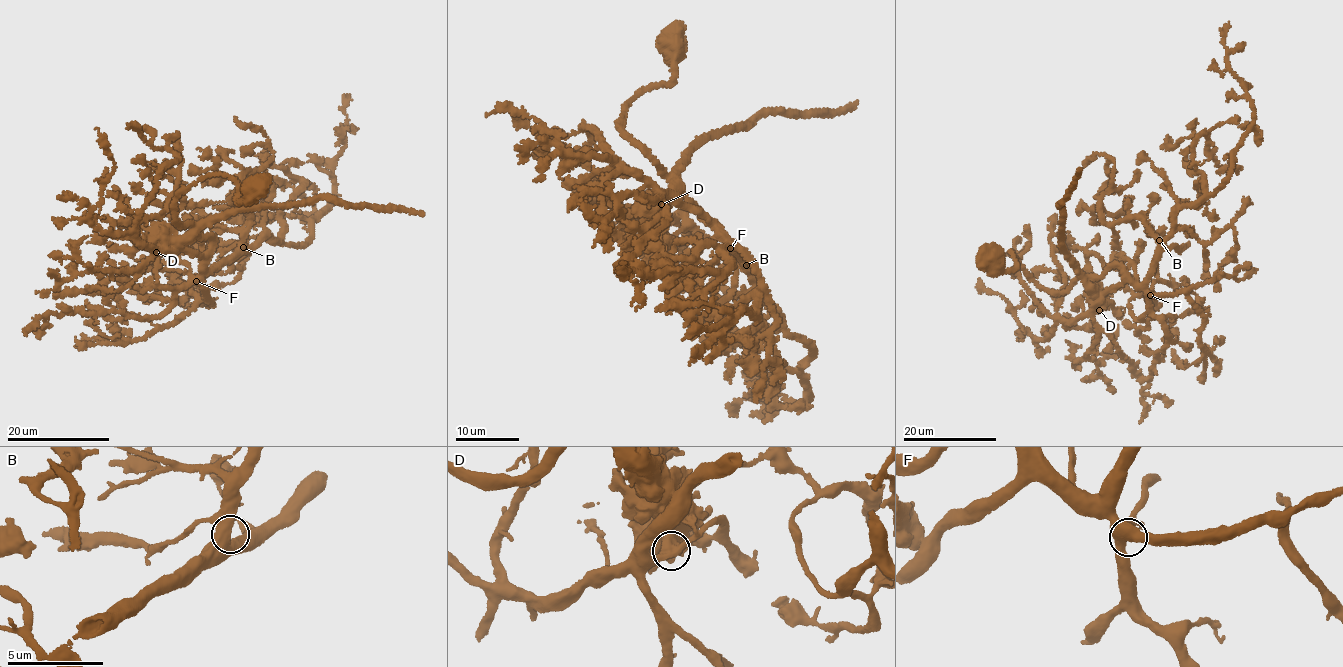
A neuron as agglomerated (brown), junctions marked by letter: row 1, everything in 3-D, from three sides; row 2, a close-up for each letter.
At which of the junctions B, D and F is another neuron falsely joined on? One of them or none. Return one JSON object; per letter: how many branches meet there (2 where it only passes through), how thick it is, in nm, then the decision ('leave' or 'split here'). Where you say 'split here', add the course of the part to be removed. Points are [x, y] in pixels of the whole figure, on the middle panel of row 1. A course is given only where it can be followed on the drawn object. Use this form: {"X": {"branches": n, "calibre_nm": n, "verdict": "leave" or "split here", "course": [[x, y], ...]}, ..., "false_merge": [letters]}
{"B": {"branches": 3, "calibre_nm": 480, "verdict": "leave"}, "D": {"branches": 3, "calibre_nm": 480, "verdict": "split here", "course": [[662, 204], [674, 169], [712, 137], [744, 129], [772, 113], [843, 113], [857, 102]]}, "F": {"branches": 3, "calibre_nm": 480, "verdict": "leave"}, "false_merge": ["D"]}

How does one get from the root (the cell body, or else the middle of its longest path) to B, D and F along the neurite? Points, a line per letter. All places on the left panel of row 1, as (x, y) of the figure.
B: (253, 189), (239, 203), (233, 180), (210, 176), (175, 201), (179, 224), (209, 238), (204, 269), (243, 247)
D: (253, 189), (239, 203), (238, 188), (223, 175), (195, 183), (175, 201), (179, 224), (194, 229), (156, 252)
F: (253, 189), (239, 203), (233, 180), (210, 176), (176, 198), (179, 224), (194, 226), (210, 241), (196, 281)

